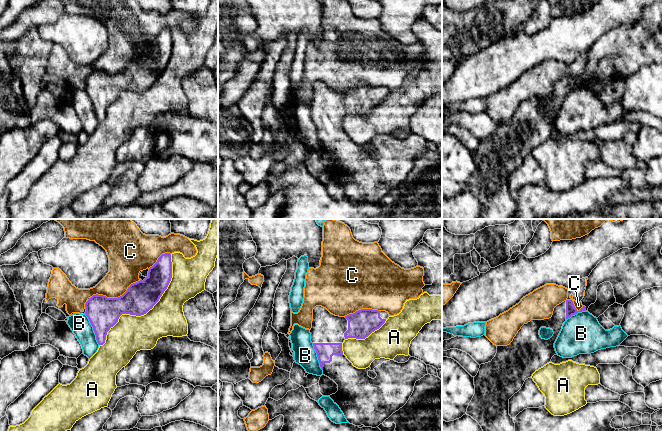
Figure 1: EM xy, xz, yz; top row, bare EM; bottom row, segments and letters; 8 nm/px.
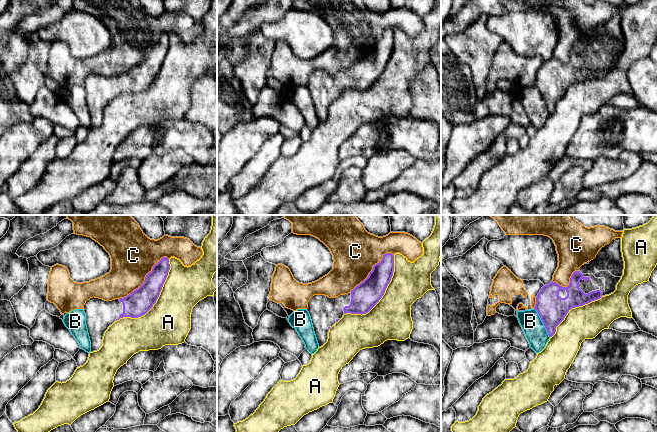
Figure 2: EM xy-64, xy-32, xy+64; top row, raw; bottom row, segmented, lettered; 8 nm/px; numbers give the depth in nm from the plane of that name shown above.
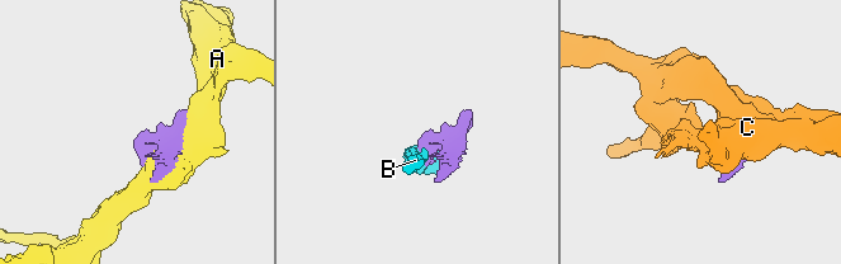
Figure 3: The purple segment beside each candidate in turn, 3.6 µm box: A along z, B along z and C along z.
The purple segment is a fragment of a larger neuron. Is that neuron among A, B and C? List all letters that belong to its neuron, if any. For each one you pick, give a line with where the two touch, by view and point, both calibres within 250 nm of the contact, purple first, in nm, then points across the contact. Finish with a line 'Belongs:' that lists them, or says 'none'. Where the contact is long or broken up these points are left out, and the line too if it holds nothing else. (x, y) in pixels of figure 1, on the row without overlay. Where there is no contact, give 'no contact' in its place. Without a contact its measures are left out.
Belongs: none

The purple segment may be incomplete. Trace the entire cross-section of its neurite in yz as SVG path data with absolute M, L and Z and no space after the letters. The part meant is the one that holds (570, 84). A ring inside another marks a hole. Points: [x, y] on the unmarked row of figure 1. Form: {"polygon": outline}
{"polygon": "M658 3L646 8L643 10L642 12L642 16L641 18L633 25L629 25L629 24L622 24L620 26L618 26L617 28L613 29L612 31L610 31L609 33L601 36L597 42L592 46L592 48L590 49L590 51L588 52L588 56L587 56L587 62L586 62L586 66L585 66L585 72L584 74L581 76L583 83L578 87L572 76L566 76L564 78L562 78L561 80L557 81L554 84L553 87L553 91L551 94L549 95L544 95L544 96L531 96L530 98L528 98L527 100L524 100L521 105L518 107L518 109L516 110L516 112L514 113L513 117L507 121L507 122L497 122L497 129L495 131L495 133L492 135L491 138L485 139L485 140L481 140L479 147L477 149L477 151L474 153L474 161L475 161L475 170L471 176L471 178L469 179L469 182L467 184L467 188L466 190L471 192L474 196L476 196L479 201L481 202L482 206L483 206L483 213L480 216L479 219L510 219L514 212L515 212L515 199L514 199L514 195L509 191L509 175L515 170L517 169L521 163L523 162L524 158L526 155L531 154L532 150L538 146L539 144L543 143L544 141L546 141L547 139L549 139L552 135L552 133L554 131L557 131L555 124L554 124L554 119L562 105L562 102L564 100L564 98L570 94L572 91L577 90L578 88L582 88L582 87L587 87L589 82L591 80L594 80L597 76L597 65L598 62L604 58L610 58L612 60L612 63L614 65L614 72L616 74L616 79L624 81L627 77L631 76L632 74L636 73L641 67L645 66L645 65L650 65L653 63L662 63L662 30L661 30L661 25L662 25L662 6L660 6ZM541 103L546 103L546 104L550 104L553 106L554 110L553 112L548 115L542 115L539 111L539 106Z"}

